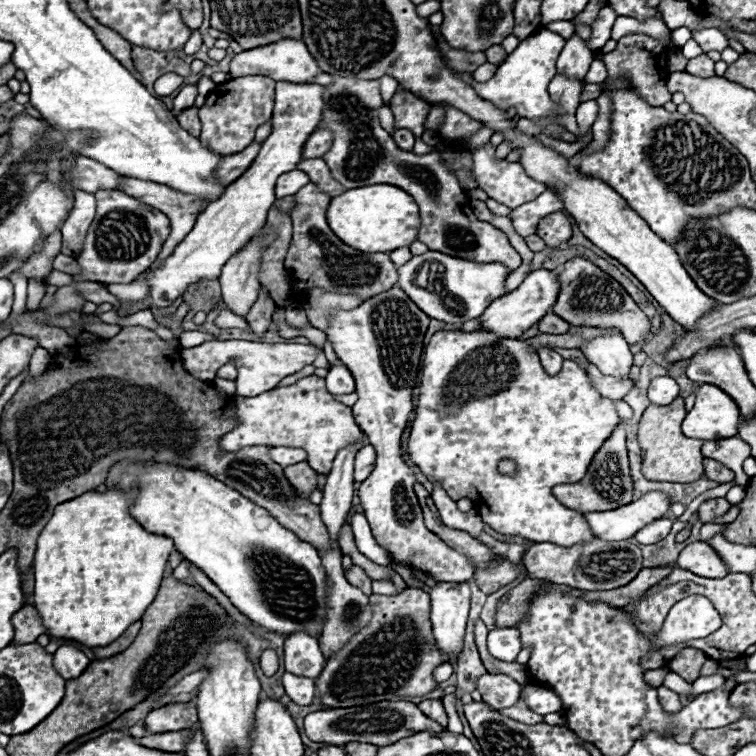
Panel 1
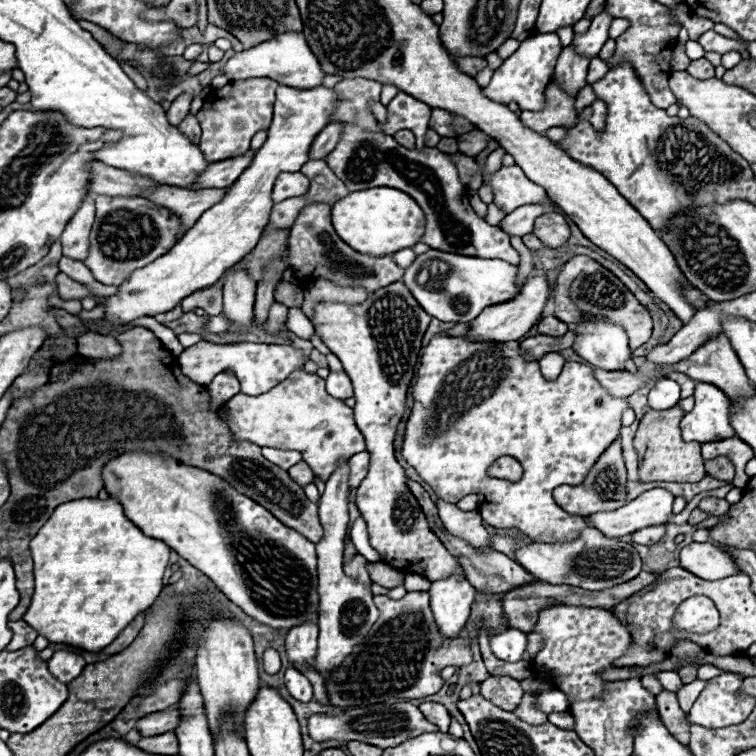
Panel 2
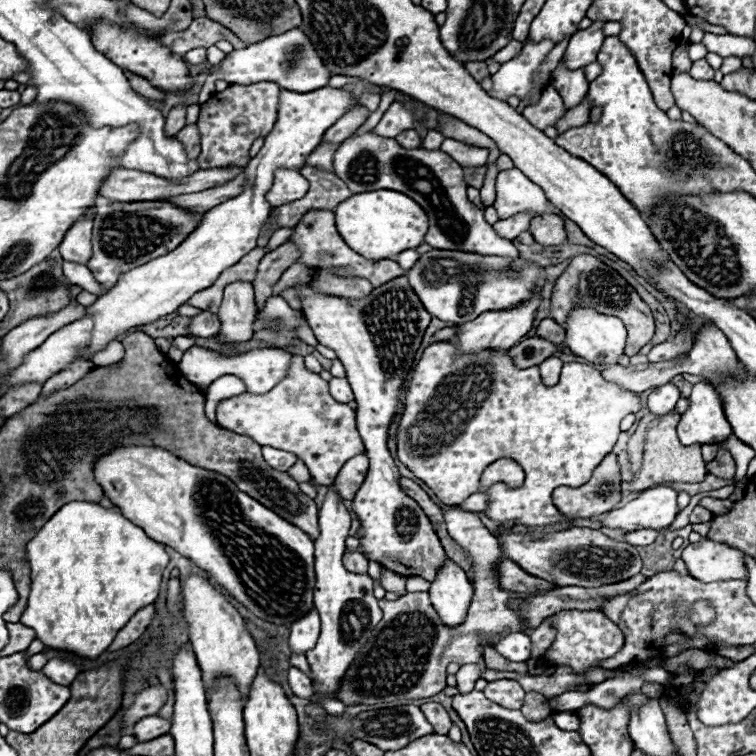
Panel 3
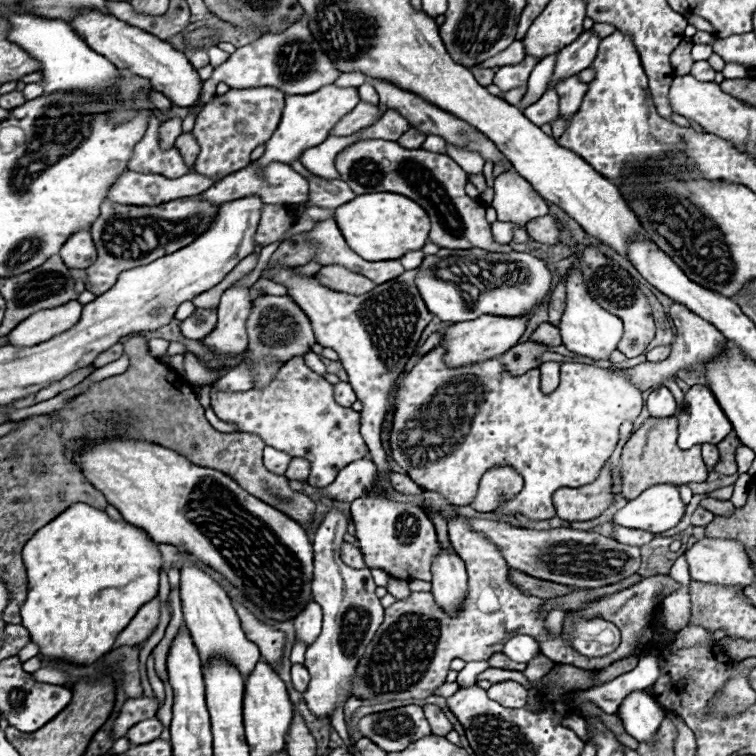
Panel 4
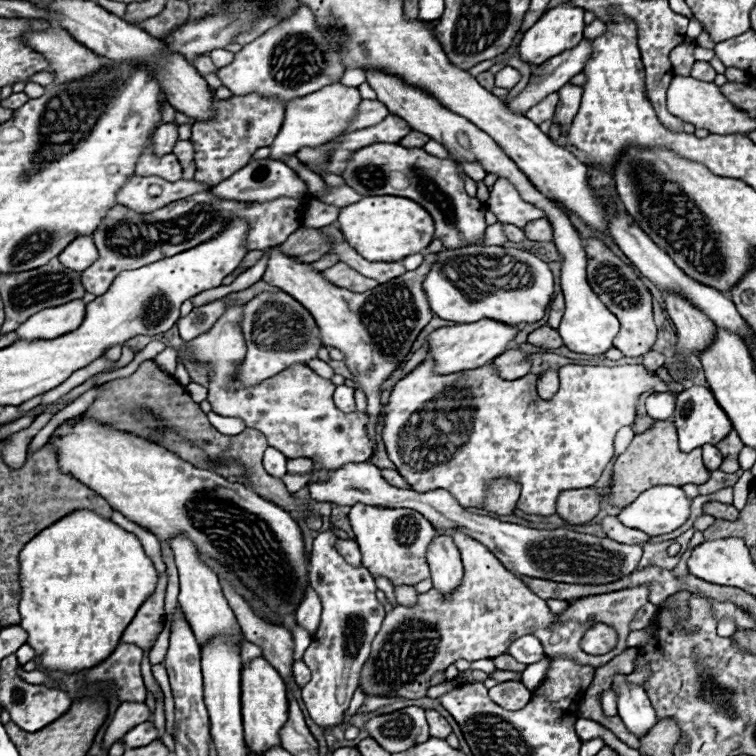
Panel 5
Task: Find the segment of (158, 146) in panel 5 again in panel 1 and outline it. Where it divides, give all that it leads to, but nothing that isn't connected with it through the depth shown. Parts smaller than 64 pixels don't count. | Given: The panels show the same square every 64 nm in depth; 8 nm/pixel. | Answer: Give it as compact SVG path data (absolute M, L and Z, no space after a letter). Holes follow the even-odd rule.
M196 84L184 86L184 88L178 92L178 96L174 98L174 110L172 110L172 114L178 116L184 108L190 108L190 106L194 104L196 96L198 96L198 86L196 86Z

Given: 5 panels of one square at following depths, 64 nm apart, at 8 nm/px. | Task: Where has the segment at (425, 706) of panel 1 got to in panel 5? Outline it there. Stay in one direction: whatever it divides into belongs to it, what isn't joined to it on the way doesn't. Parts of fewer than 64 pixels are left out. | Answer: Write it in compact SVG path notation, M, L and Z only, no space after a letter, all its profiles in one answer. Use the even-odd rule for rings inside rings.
M426 710L426 720L430 724L430 736L436 736L436 738L446 738L452 728L450 724L446 722L446 718L442 718L436 710Z

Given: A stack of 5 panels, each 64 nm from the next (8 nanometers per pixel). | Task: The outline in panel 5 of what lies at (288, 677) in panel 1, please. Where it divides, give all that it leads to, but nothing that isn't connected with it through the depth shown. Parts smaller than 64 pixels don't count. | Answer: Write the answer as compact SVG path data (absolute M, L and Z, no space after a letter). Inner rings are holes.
M294 662L292 674L294 674L294 680L296 680L296 684L298 684L300 688L302 688L304 684L308 684L308 680L310 680L310 670L308 670L308 666L306 666L304 662Z

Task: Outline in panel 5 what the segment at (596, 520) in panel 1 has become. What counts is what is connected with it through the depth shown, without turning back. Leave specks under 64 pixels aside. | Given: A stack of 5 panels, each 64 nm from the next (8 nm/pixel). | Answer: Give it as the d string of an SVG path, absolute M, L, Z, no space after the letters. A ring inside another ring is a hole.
M652 486L632 504L622 508L618 520L648 536L660 536L680 528L688 516L690 500L680 486Z

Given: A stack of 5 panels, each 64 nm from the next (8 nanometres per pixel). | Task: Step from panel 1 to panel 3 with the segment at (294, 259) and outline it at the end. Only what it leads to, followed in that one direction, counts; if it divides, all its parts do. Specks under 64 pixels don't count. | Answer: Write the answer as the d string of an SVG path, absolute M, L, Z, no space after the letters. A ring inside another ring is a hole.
M308 210L302 220L296 224L294 228L294 234L290 236L290 242L294 242L300 250L300 258L298 262L308 266L308 268L314 268L316 272L320 268L332 268L338 276L356 276L356 278L366 278L374 288L394 280L394 278L400 278L404 276L406 272L390 258L384 258L384 260L368 260L360 254L356 254L352 248L346 246L346 242L342 240L342 236L336 232L336 226L334 226L334 212L332 210Z

